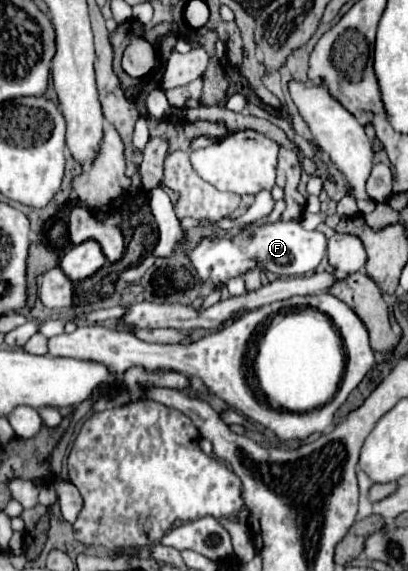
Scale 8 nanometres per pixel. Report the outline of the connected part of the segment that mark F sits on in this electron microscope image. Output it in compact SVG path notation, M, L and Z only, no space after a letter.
M274 222L270 226L252 224L234 238L204 238L196 248L188 250L188 254L192 254L192 262L200 278L218 284L228 282L230 278L244 274L254 266L262 266L264 270L270 270L280 278L310 274L318 268L320 260L326 258L326 246L328 238L318 230L308 232L298 222Z

